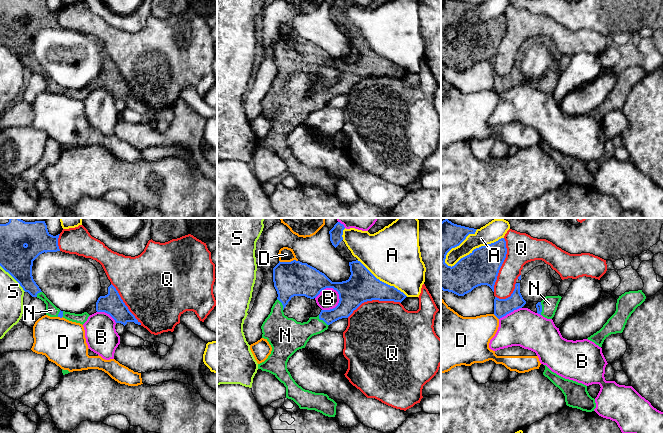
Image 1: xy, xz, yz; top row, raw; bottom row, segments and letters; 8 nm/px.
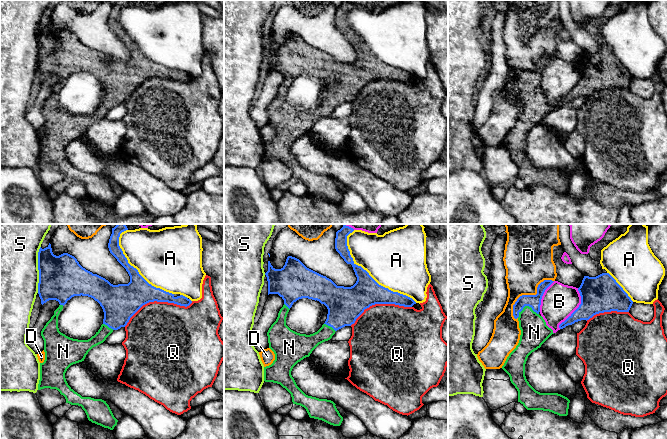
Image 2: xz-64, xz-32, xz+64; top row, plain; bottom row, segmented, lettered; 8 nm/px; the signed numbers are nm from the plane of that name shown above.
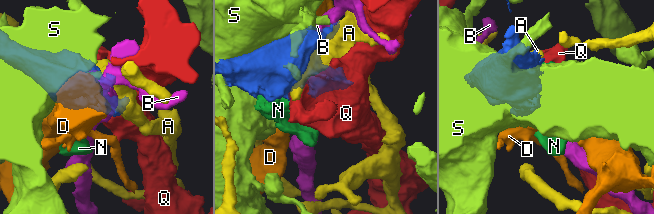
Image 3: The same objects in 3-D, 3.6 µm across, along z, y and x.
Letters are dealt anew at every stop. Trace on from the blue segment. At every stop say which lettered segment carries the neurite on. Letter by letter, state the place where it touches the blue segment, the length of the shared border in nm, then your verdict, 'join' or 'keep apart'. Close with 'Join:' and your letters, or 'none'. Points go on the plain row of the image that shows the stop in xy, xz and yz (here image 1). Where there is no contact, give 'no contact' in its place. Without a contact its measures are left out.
A: yz (474, 25) | 500 nm | keep apart
B: xz (330, 63) | 200 nm | keep apart
D: xz (288, 38) | 150 nm | keep apart
N: xz (322, 95) | 120 nm | join
Q: xz (373, 75) | 440 nm | keep apart
S: xy (13, 53) | 300 nm | keep apart
Join: N

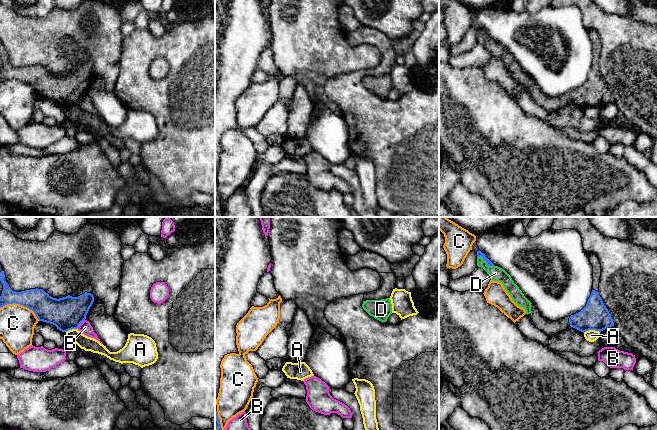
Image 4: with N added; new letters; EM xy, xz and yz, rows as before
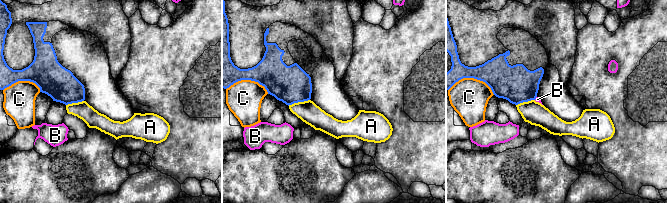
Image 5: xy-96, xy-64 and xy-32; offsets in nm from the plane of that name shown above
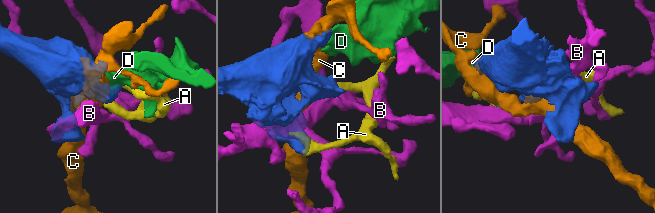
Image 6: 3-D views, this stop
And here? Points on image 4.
A: yz (591, 105) | 140 nm | keep apart
B: xy (80, 99) | 100 nm | keep apart
C: xy (21, 80) | 340 nm | keep apart
D: yz (486, 37) | 170 nm | join
Join: D

